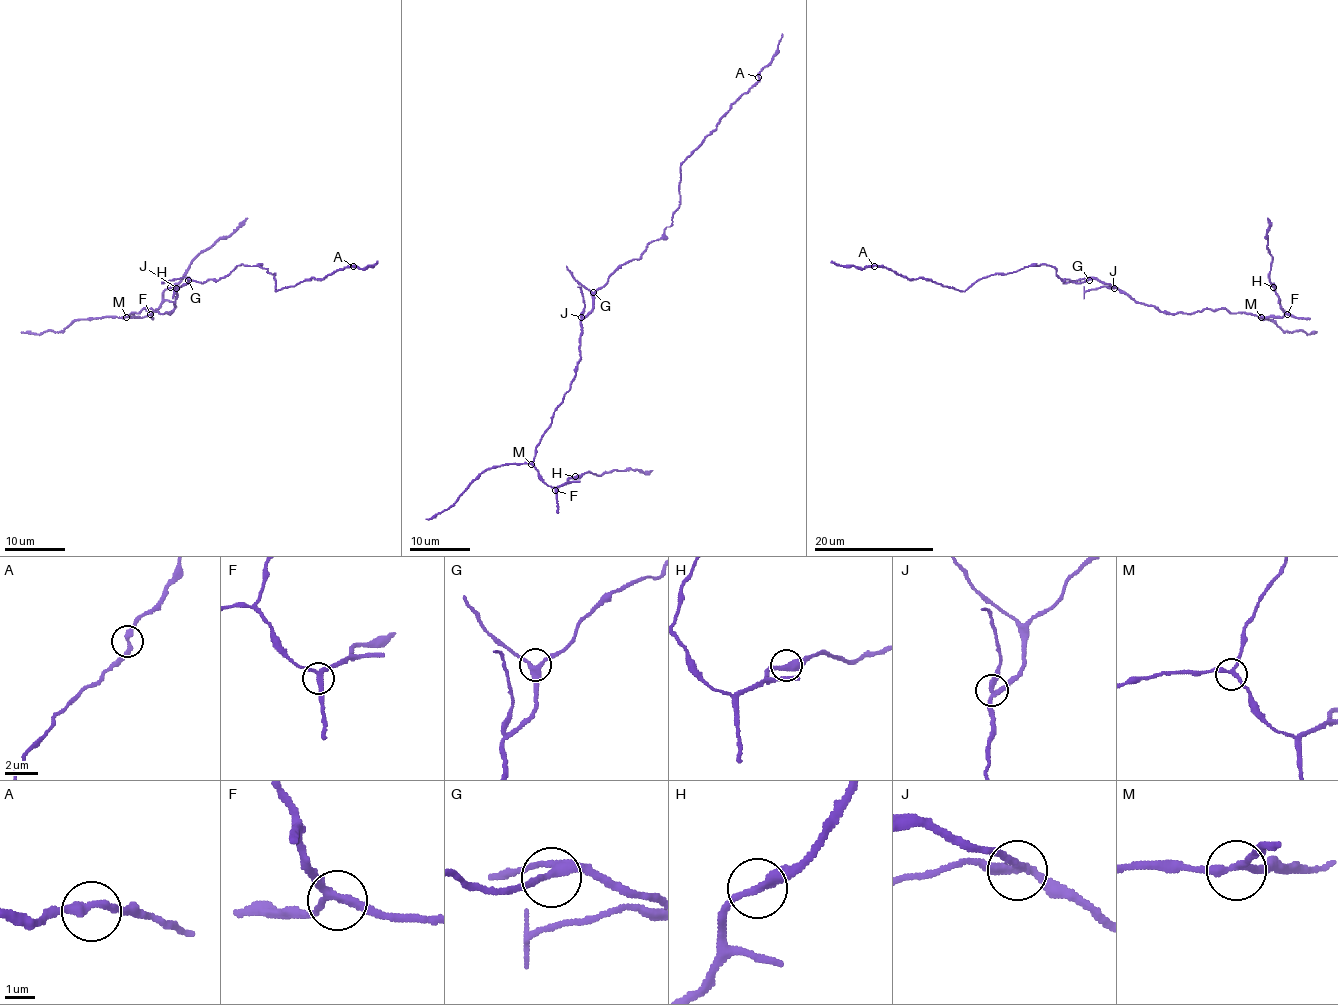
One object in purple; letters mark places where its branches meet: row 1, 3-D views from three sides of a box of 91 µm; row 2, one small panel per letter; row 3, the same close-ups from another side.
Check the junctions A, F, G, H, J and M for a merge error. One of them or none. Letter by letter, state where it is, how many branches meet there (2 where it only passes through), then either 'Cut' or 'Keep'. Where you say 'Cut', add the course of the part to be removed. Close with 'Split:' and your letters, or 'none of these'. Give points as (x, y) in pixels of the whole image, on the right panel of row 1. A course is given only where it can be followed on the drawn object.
A: Place: (874, 266). Branches: 2. Keep
F: Place: (1287, 314). Branches: 3. Keep
G: Place: (1089, 280). Branches: 3. Keep
H: Place: (1273, 287). Branches: 2. Keep
J: Place: (1114, 288). Branches: 3. Cut. Course of the part to remove: (1114, 287), (1087, 290), (1084, 298)
M: Place: (1261, 317). Branches: 3. Keep
Split: J

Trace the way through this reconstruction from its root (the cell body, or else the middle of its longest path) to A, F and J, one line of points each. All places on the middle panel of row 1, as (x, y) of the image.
A: (593, 307), (594, 293), (608, 278), (638, 258), (671, 224), (672, 212), (680, 203), (680, 164), (758, 77)
F: (593, 307), (581, 320), (575, 379), (554, 412), (533, 461), (537, 475), (555, 490)
J: (593, 307), (581, 317)

